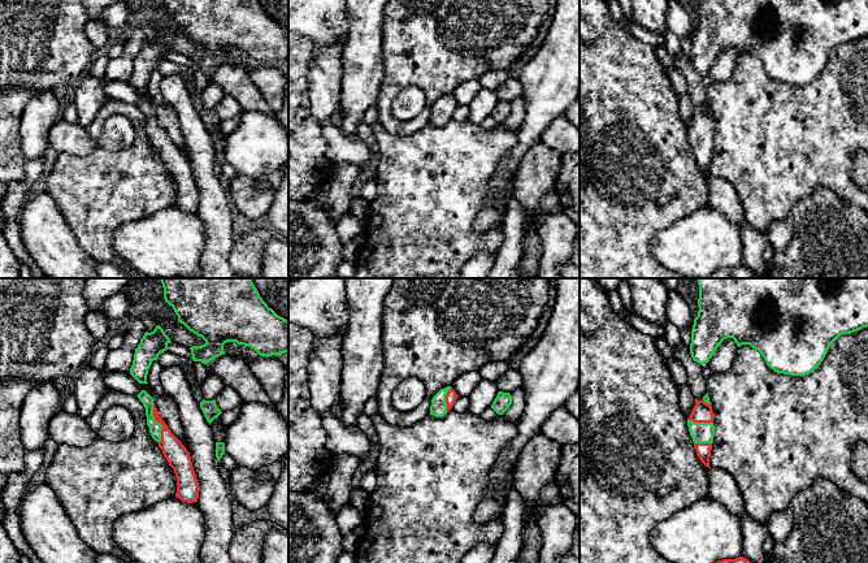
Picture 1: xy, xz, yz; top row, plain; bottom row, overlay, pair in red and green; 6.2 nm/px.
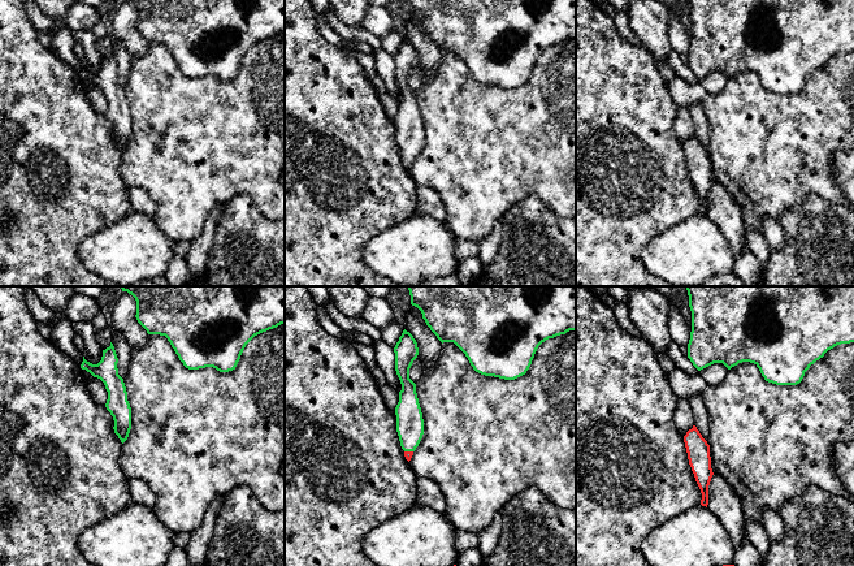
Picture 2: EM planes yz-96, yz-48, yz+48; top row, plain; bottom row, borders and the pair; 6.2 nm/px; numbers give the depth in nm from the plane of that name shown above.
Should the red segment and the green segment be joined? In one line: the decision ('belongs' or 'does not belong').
belongs

